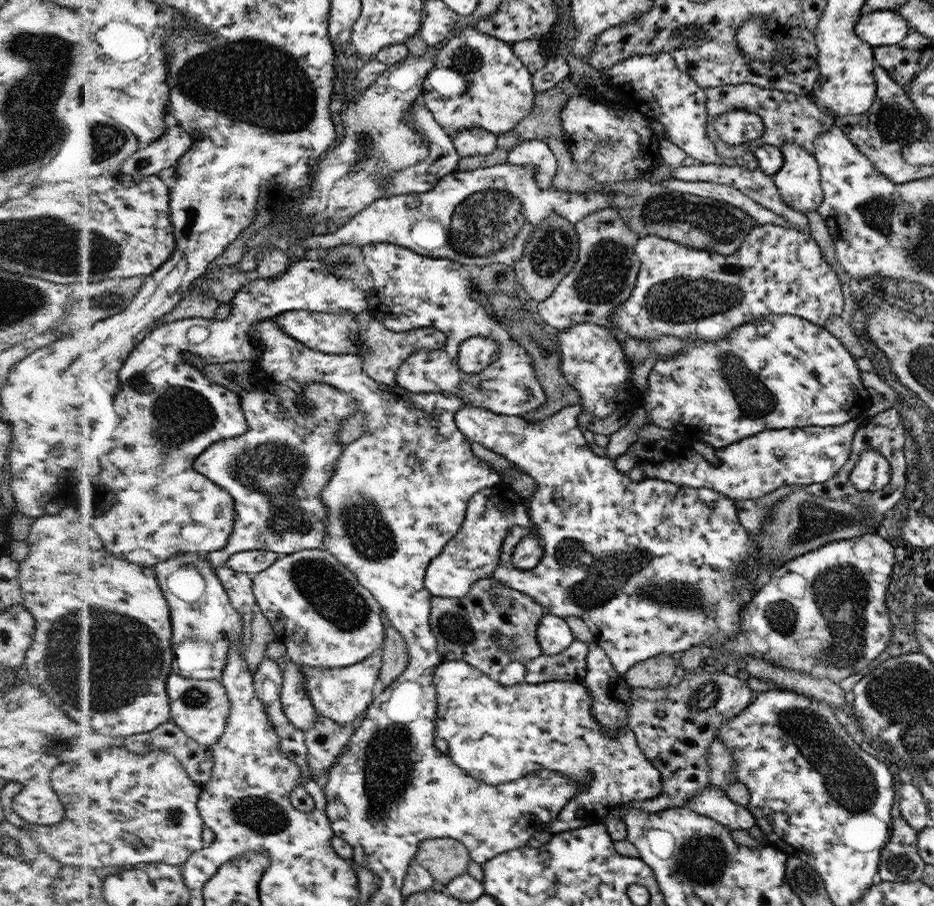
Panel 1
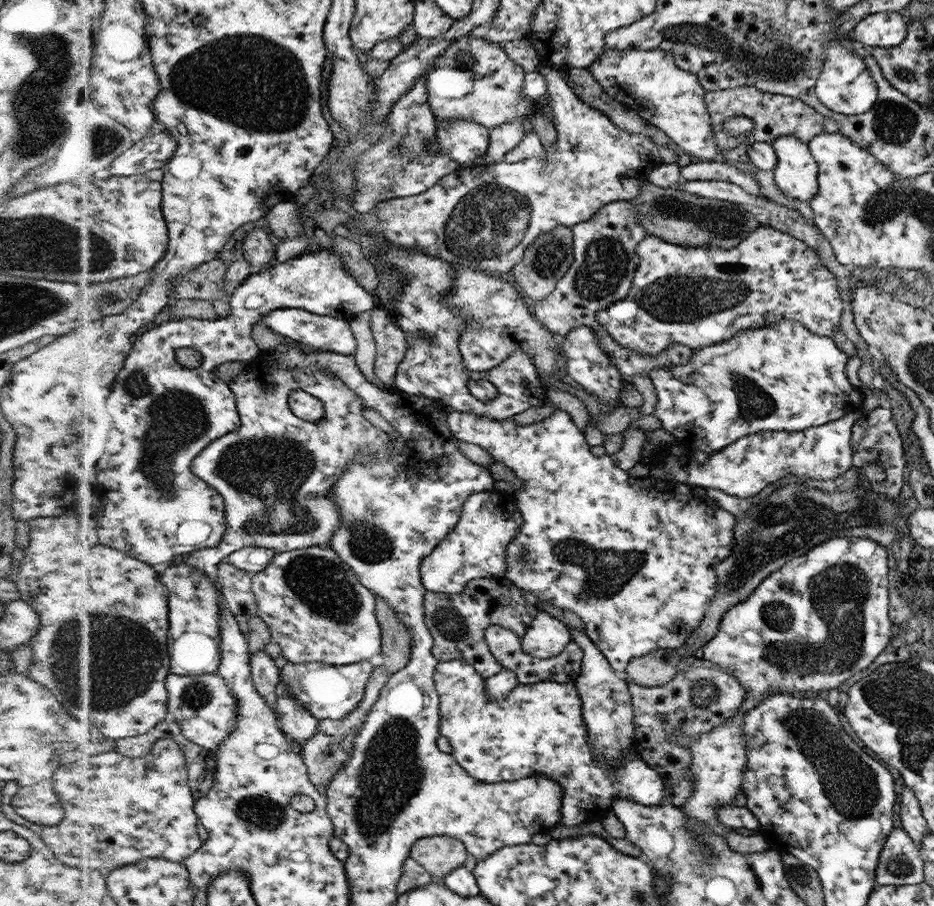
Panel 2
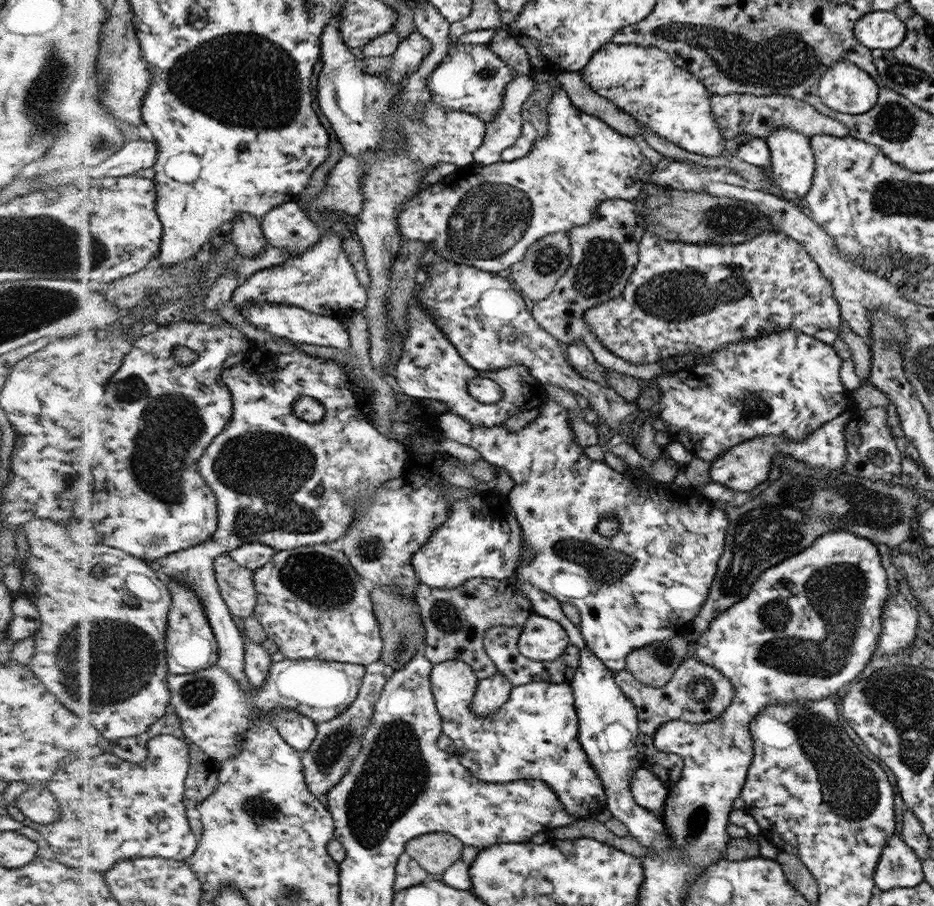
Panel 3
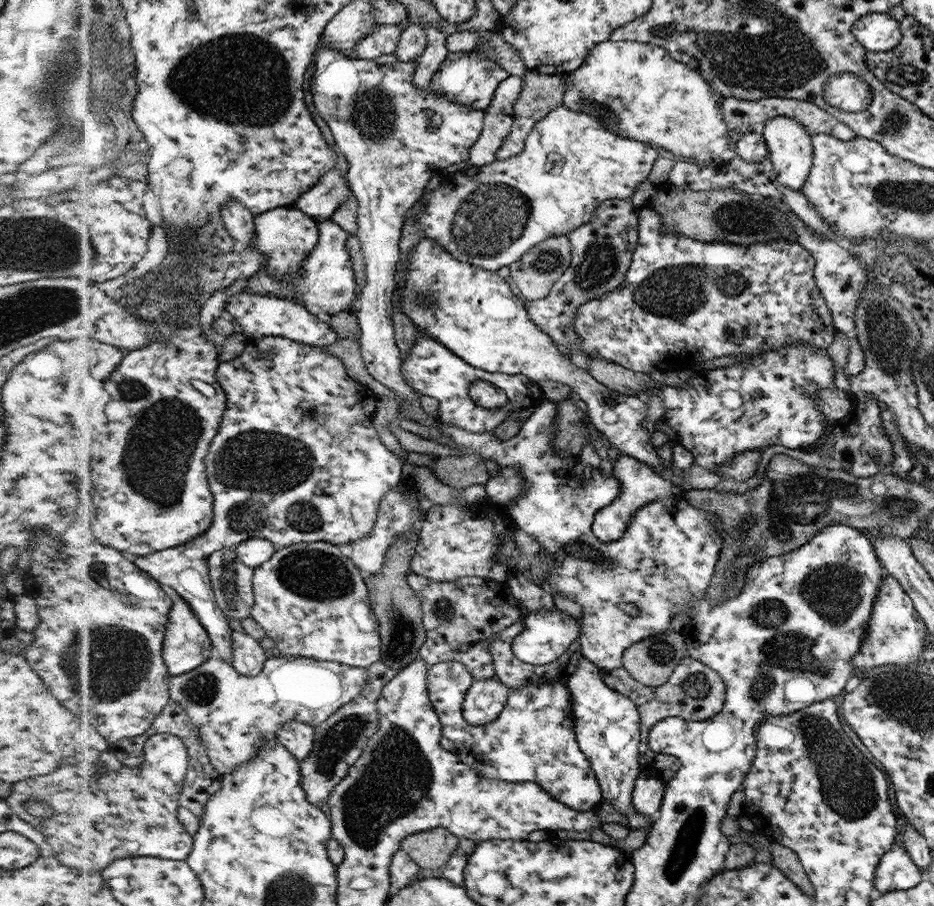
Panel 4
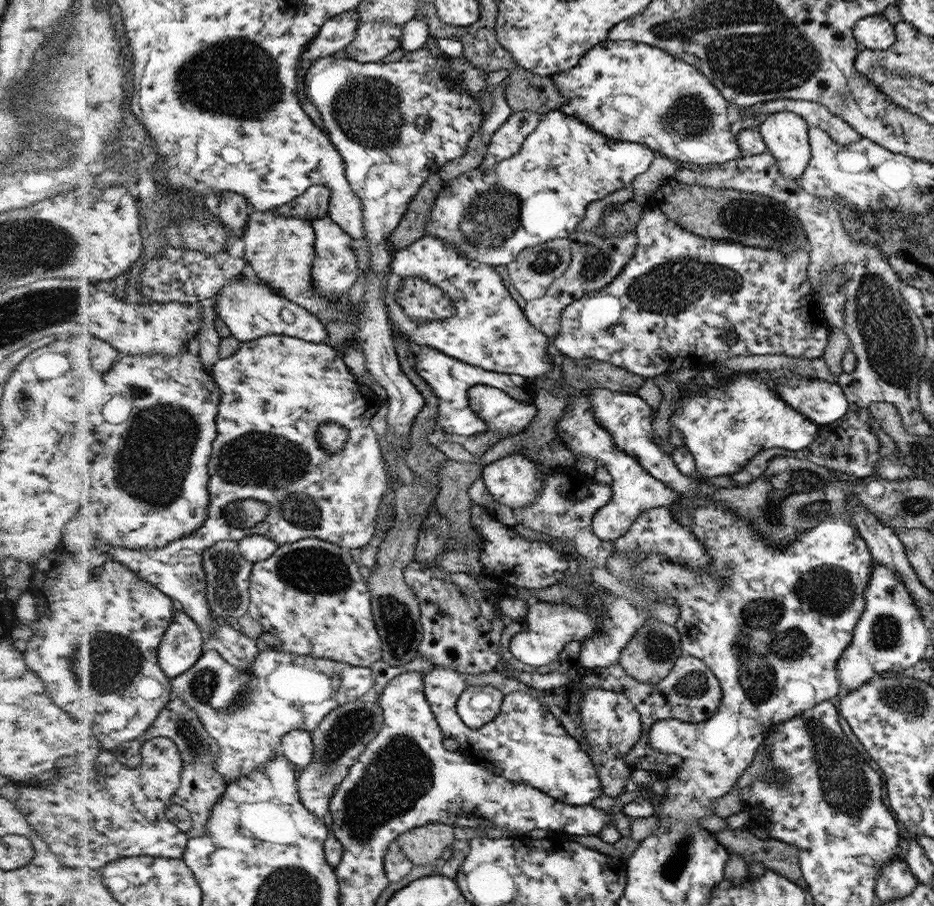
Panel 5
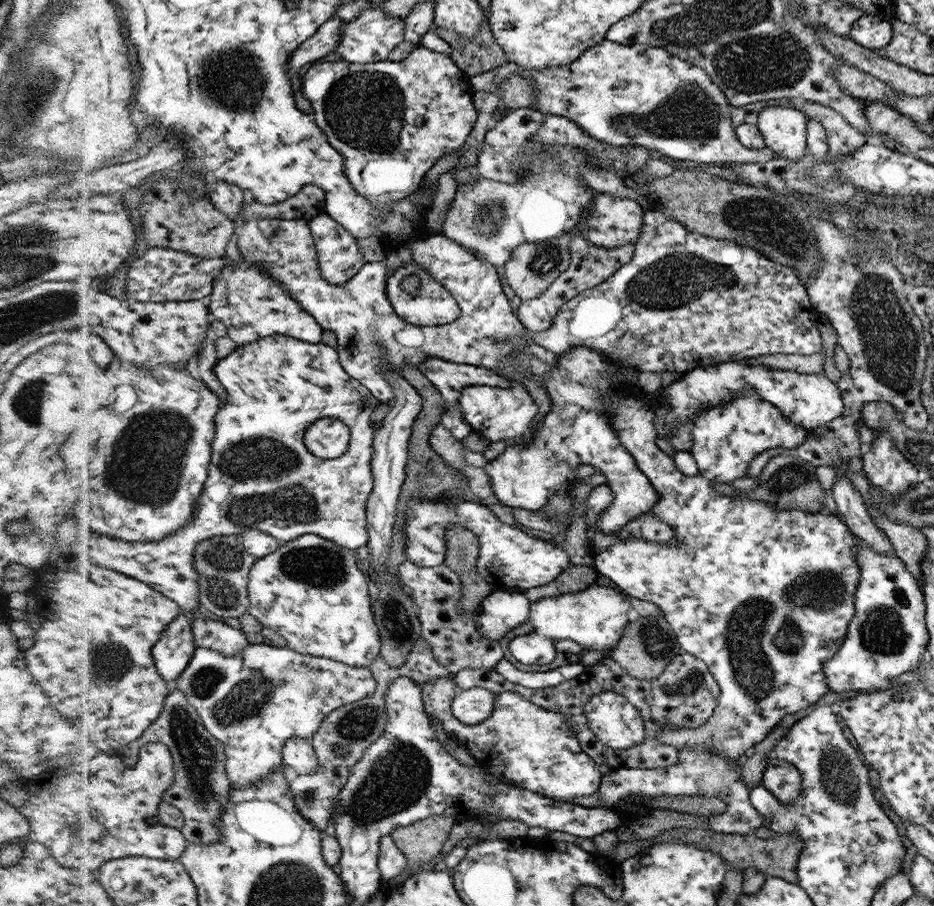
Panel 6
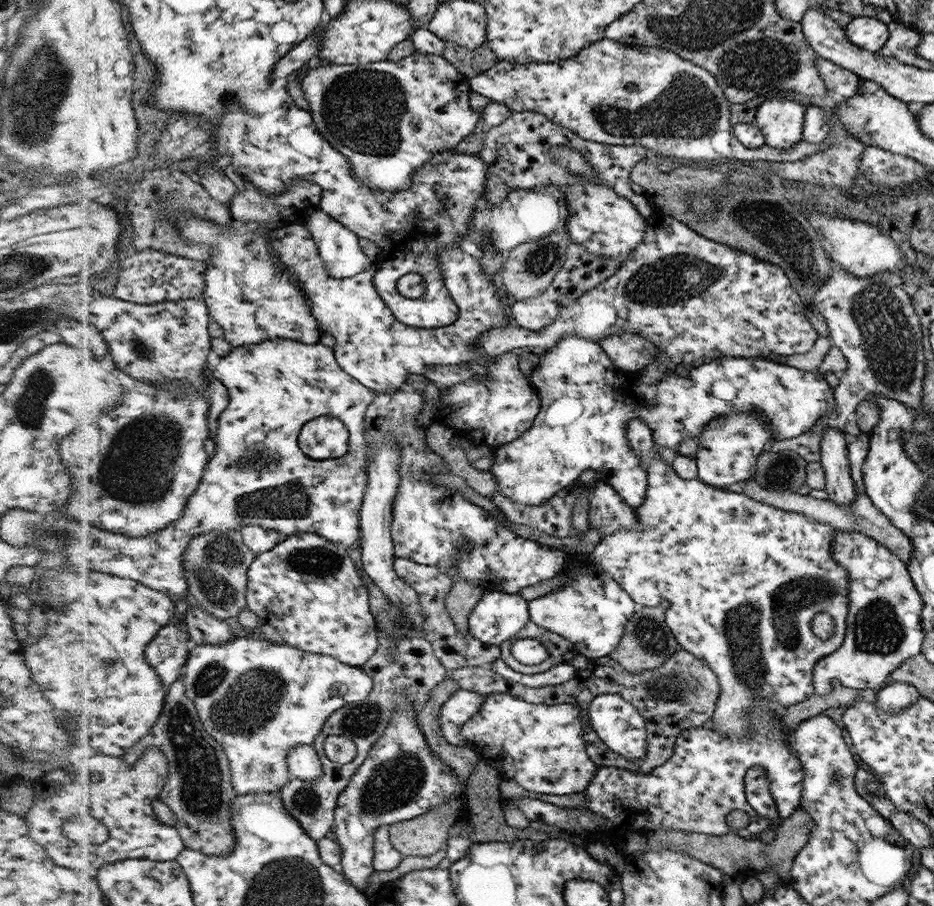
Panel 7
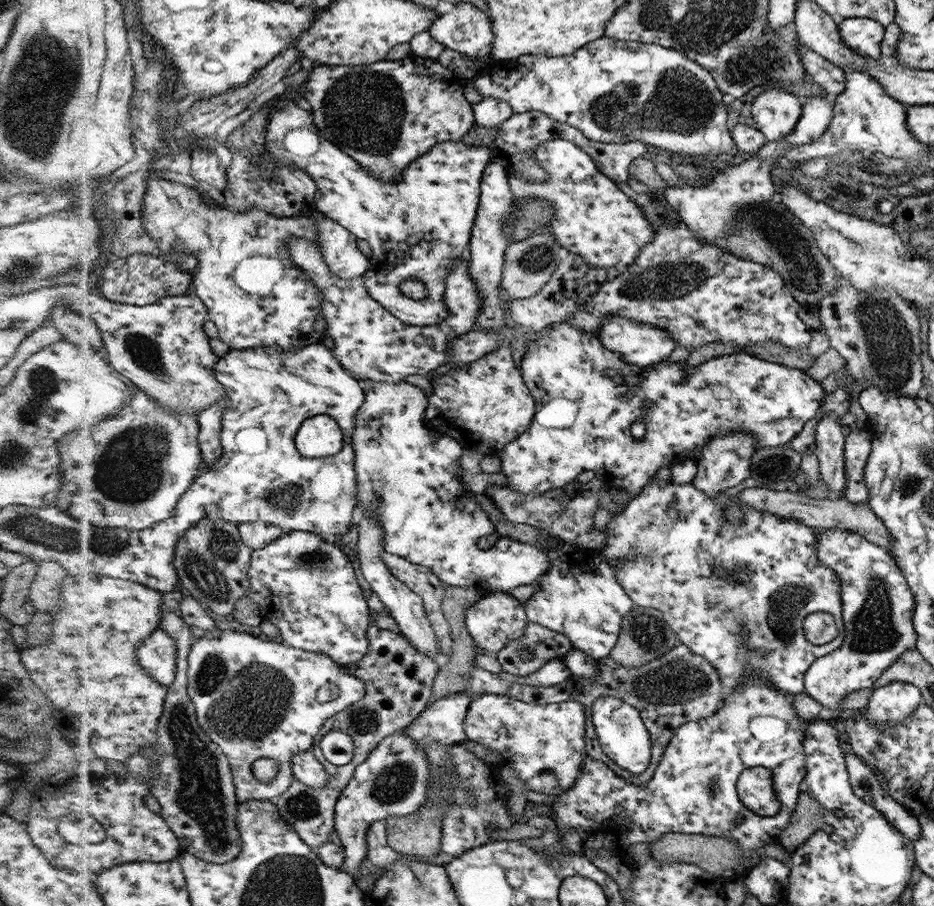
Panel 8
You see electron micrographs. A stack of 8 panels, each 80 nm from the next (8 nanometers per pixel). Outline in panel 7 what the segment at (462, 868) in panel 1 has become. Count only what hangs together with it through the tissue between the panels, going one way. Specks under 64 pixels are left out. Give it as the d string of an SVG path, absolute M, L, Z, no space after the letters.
M443 806L390 825L389 841L404 857L432 856L446 848L448 830L454 826L457 814L455 806Z

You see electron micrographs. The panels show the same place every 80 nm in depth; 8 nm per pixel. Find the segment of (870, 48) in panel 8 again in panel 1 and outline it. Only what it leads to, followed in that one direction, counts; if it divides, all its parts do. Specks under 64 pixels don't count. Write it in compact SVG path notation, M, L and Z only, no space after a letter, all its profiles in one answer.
M890 10L862 15L855 24L855 33L872 47L898 44L905 40L908 32L907 19Z

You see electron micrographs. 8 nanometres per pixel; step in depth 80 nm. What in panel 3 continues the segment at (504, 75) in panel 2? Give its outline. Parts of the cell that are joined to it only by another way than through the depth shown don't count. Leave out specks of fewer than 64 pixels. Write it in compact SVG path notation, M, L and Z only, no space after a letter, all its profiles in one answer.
M488 44L447 47L440 63L429 74L431 101L446 111L466 111L490 122L501 109L505 86L518 75Z

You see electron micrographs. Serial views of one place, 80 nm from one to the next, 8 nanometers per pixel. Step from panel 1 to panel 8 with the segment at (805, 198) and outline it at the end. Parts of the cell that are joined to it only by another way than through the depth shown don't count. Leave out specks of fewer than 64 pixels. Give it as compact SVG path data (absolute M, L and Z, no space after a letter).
M777 87L766 89L763 93L756 95L751 103L751 116L755 122L754 127L764 133L768 142L786 141L798 126L803 109L804 106L794 94Z

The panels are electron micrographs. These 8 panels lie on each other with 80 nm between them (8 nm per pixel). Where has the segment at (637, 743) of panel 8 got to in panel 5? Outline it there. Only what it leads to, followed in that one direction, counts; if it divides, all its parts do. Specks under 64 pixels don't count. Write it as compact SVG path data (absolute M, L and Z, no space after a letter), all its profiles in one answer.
M586 686L582 699L578 701L578 708L584 737L591 744L584 744L583 748L595 762L603 793L617 798L629 788L631 772L634 771L625 764L625 756L643 734L639 712L625 695L604 689L590 689L590 686Z

